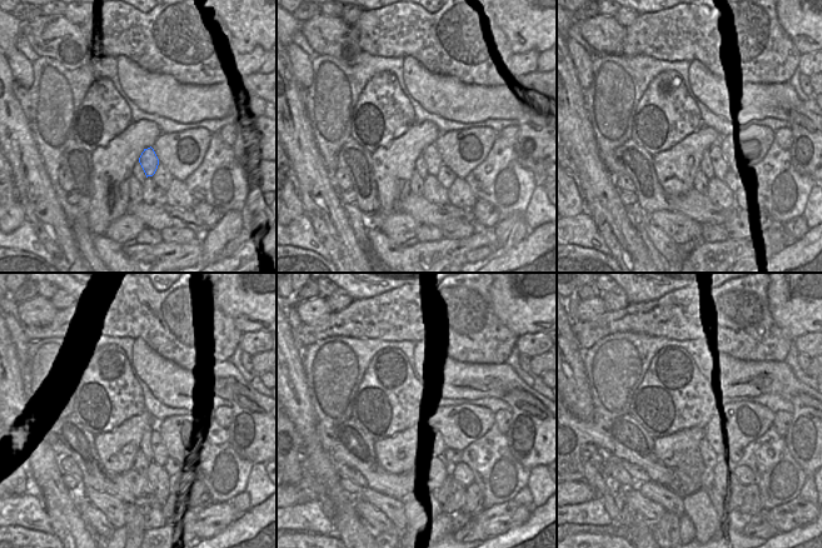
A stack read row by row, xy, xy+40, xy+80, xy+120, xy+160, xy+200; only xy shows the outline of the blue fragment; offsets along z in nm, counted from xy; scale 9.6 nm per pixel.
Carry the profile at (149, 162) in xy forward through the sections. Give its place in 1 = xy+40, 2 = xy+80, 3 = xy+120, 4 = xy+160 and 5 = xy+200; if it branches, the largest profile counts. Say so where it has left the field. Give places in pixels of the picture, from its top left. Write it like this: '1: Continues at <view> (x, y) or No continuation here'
1: Continues at xy+40 (433, 162)
2: Continues at xy+80 (720, 168)
3: Continues at xy+120 (160, 454)
4: Continues at xy+160 (443, 454)
5: Continues at xy+200 (728, 452).

